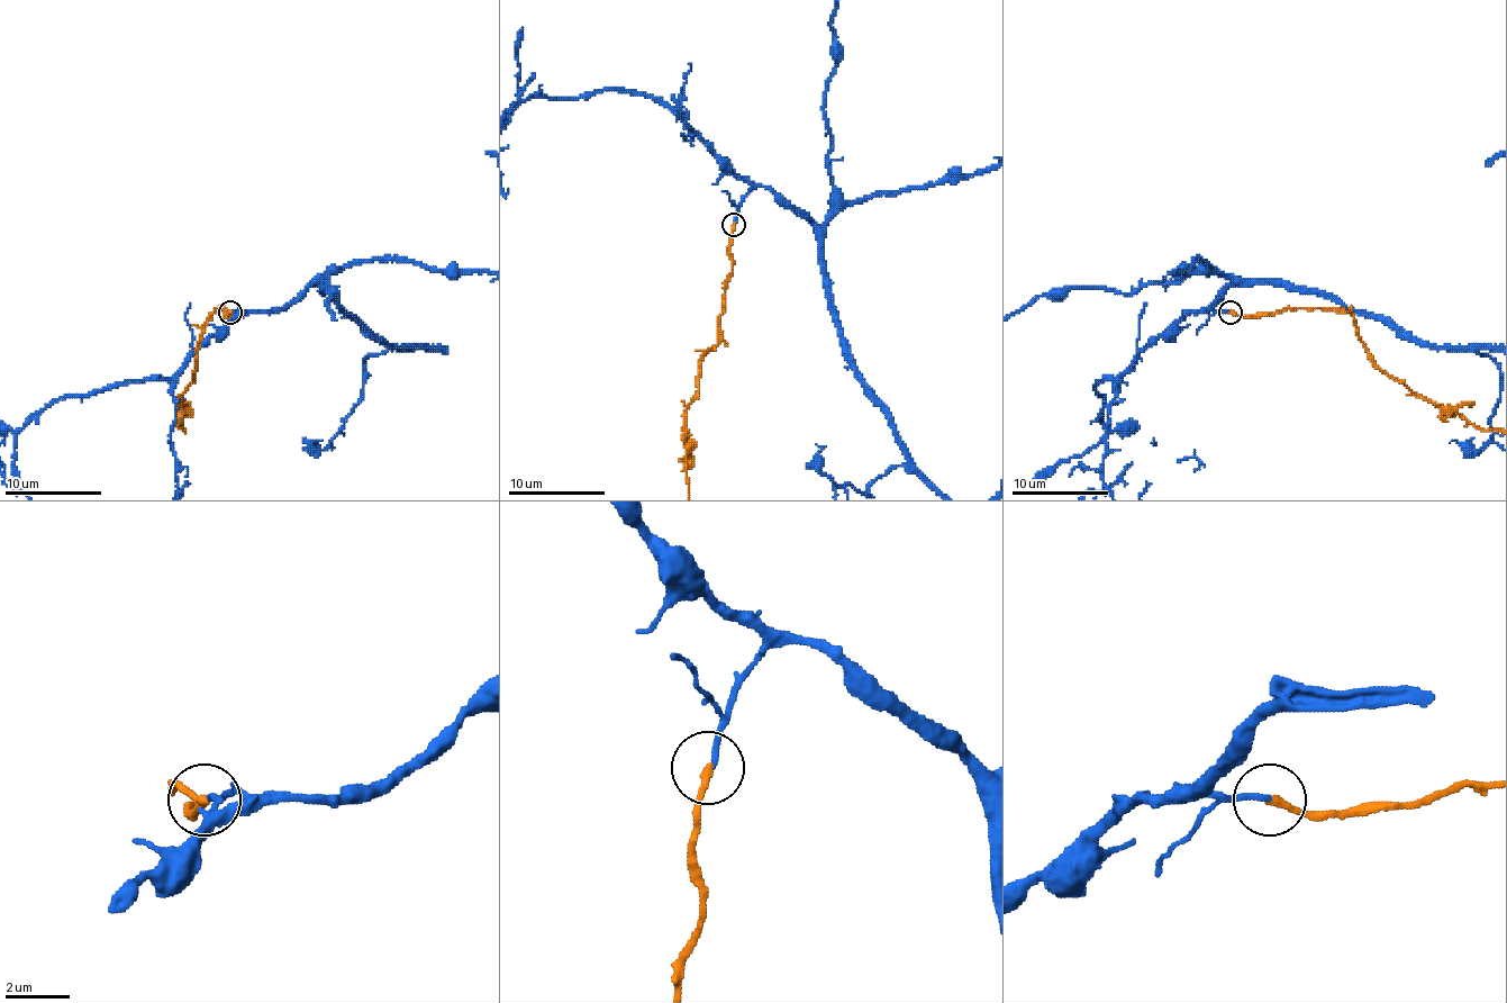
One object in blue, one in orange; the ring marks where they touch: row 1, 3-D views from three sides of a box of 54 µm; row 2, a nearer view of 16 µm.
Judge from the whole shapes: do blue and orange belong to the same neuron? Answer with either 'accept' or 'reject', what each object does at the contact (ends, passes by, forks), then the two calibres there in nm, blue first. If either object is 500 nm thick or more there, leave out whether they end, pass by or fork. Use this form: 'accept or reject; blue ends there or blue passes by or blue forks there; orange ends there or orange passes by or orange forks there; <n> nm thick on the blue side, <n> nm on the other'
accept; blue ends there; orange ends there; 180 nm thick on the blue side, 240 nm on the other

